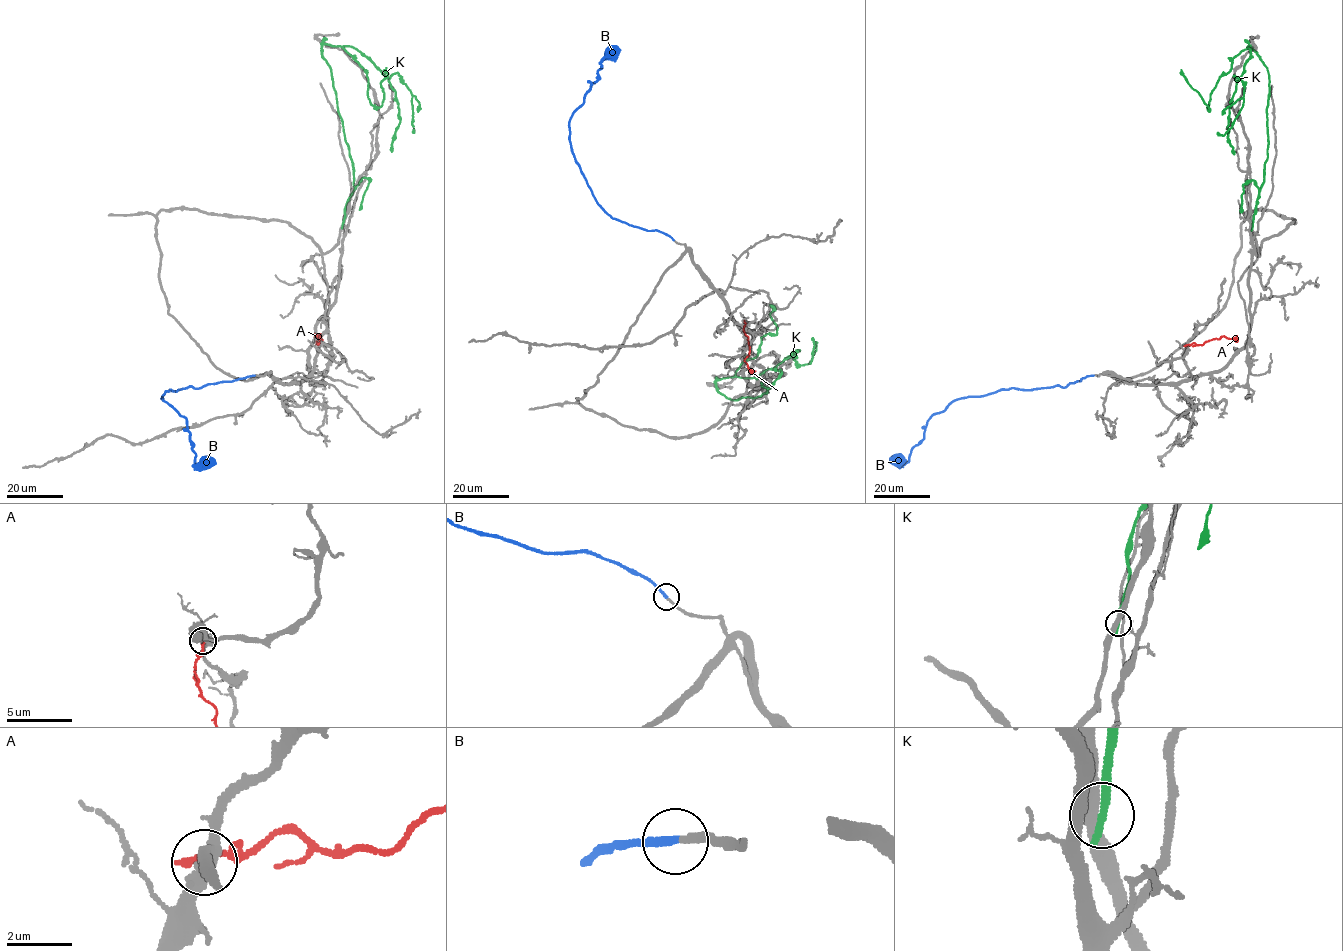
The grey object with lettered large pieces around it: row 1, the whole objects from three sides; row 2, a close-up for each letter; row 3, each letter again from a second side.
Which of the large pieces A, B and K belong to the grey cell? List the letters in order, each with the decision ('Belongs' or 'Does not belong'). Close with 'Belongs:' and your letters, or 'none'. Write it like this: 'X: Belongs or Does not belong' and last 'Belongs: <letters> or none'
A: Does not belong
B: Belongs
K: Does not belong
Belongs: B

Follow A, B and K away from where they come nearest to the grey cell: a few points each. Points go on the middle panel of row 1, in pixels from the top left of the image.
A: (745, 322), (744, 331), (749, 351), (744, 361), (751, 371), (755, 371)
B: (673, 240), (660, 231), (613, 219), (598, 204), (572, 151), (570, 119), (597, 79), (601, 63), (619, 49)
K: (761, 383), (767, 393), (732, 400), (715, 382), (756, 377), (789, 356), (800, 365), (810, 363), (812, 338)

